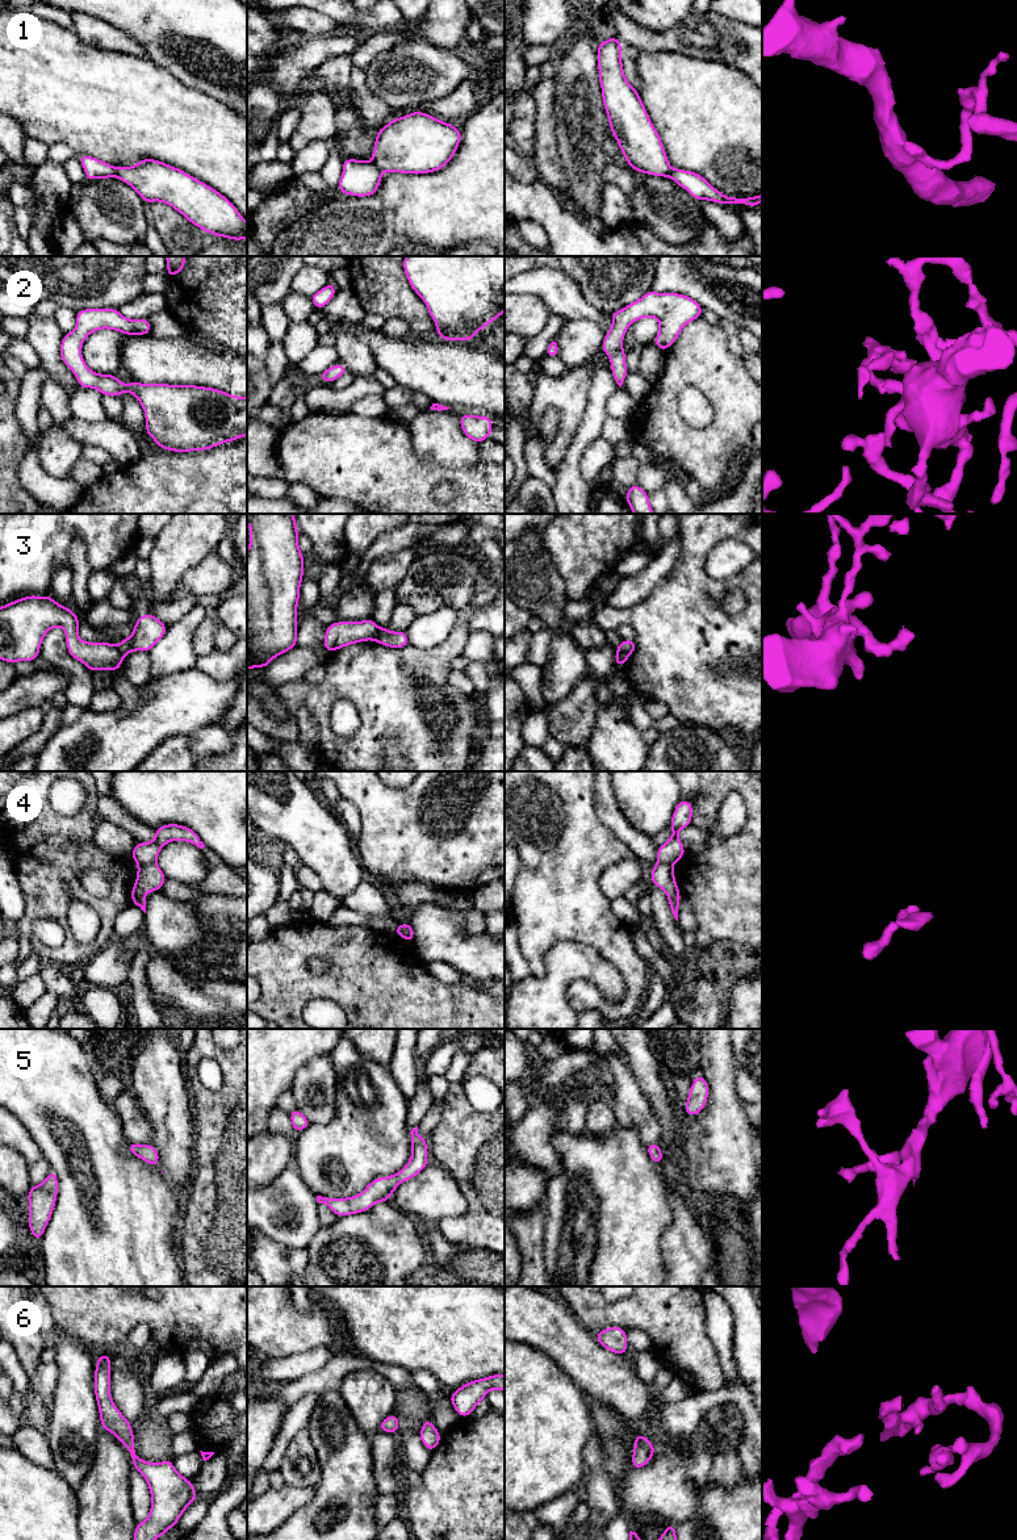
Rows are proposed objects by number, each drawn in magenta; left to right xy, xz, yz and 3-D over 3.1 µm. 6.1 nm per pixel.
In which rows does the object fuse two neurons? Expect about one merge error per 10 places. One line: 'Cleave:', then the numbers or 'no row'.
Cleave: 3

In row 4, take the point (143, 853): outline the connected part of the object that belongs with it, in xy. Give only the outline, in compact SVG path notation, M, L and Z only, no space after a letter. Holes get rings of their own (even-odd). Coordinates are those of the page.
M167 824L155 829L151 842L135 844L131 857L139 866L131 888L131 903L146 913L146 892L159 891L167 876L156 865L160 849L171 841L187 841L204 849L205 845L194 830L179 824Z

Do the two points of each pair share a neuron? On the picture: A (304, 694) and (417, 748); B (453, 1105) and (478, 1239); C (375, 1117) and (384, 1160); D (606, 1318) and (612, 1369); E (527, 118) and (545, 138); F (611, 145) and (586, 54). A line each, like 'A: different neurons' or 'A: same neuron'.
A: same neuron
B: same neuron
C: same neuron
D: different neurons
E: different neurons
F: different neurons

